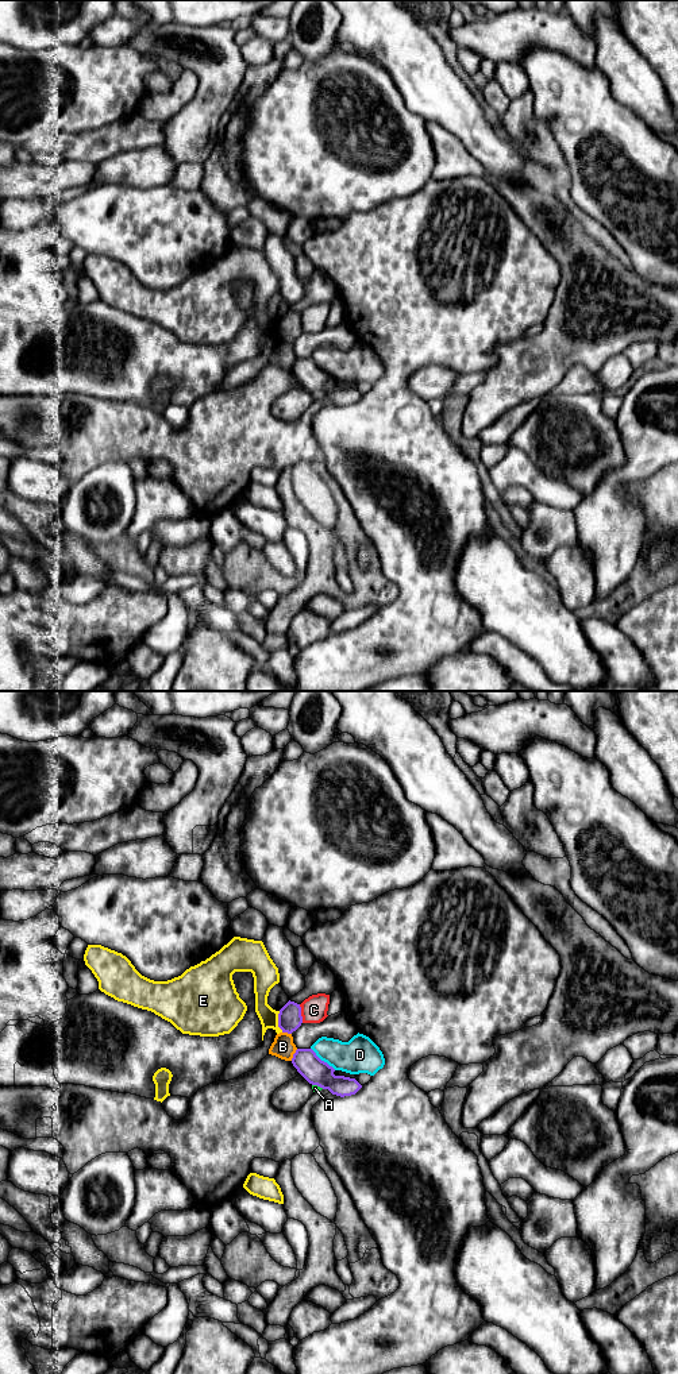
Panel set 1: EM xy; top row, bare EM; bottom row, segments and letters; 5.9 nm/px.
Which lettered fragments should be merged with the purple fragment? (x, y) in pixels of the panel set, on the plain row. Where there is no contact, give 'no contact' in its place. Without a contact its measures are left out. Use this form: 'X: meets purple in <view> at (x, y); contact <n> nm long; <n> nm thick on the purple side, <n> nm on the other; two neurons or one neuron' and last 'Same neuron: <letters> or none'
A: meets purple in xy at (318, 394); contact 80 nm long; 160 nm thick on the purple side, 40 nm on the other; one neuron
B: meets purple in xy at (293, 363); contact 80 nm long; 160 nm thick on the purple side, 130 nm on the other; two neurons
C: meets purple in xy at (300, 323); contact 110 nm long; 140 nm thick on the purple side, 160 nm on the other; two neurons
D: meets purple in xy at (323, 370); contact 200 nm long; 160 nm thick on the purple side, 220 nm on the other; two neurons
E: meets purple in xy at (278, 331); contact 130 nm long; 140 nm thick on the purple side, 110 nm on the other; two neurons
Same neuron: A

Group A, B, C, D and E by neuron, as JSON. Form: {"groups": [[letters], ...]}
{"groups": [["A"], ["B", "C"], ["D"], ["E"]]}

